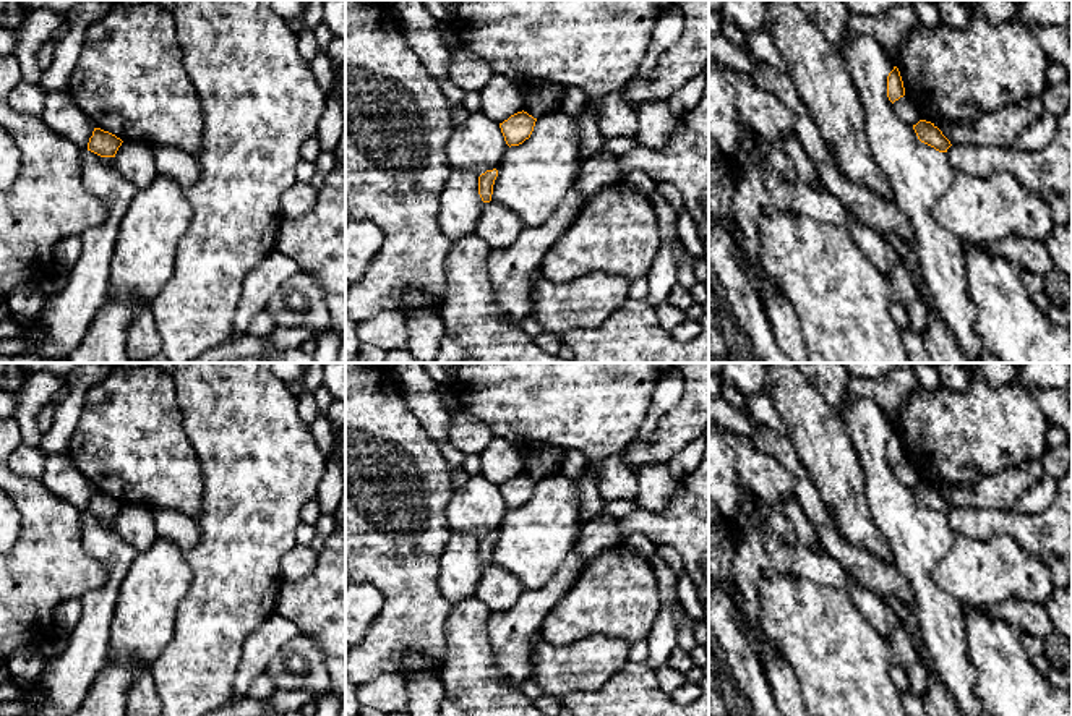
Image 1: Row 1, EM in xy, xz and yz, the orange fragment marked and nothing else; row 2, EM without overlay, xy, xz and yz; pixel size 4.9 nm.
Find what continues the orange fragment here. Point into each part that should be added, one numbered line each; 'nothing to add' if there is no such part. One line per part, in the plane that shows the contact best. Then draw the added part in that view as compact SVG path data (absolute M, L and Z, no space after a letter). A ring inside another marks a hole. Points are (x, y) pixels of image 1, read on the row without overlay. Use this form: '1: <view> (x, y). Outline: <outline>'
nothing to add

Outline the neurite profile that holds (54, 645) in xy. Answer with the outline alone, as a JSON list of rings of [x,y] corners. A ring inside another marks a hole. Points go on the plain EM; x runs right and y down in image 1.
[[[55,630],[50,637],[44,640],[39,650],[44,656],[57,658],[65,651],[66,643],[66,635],[62,630]]]

